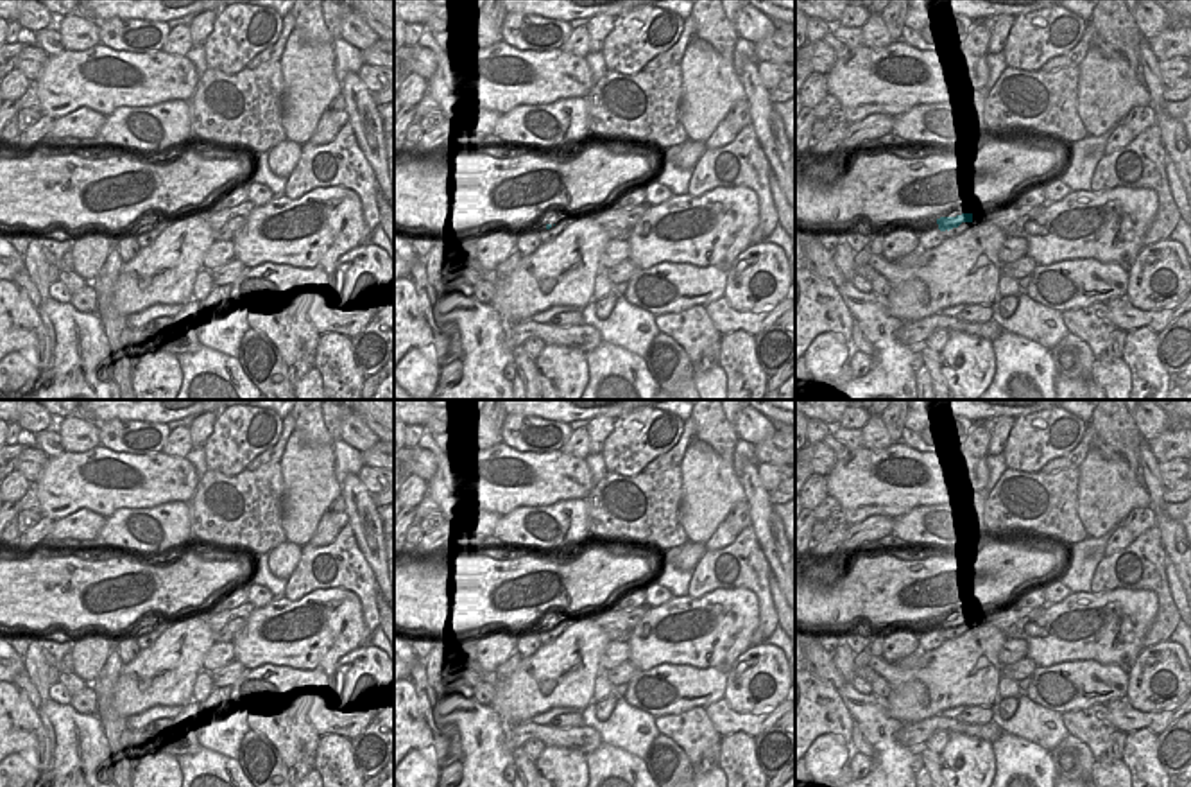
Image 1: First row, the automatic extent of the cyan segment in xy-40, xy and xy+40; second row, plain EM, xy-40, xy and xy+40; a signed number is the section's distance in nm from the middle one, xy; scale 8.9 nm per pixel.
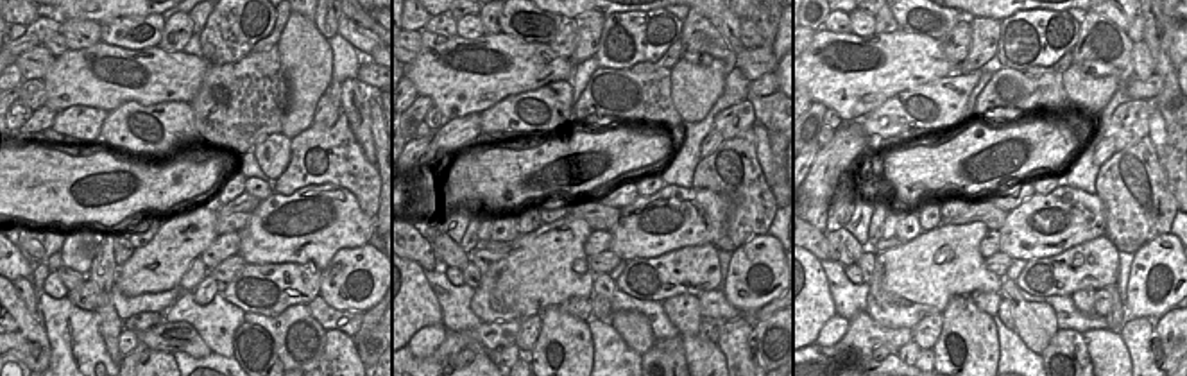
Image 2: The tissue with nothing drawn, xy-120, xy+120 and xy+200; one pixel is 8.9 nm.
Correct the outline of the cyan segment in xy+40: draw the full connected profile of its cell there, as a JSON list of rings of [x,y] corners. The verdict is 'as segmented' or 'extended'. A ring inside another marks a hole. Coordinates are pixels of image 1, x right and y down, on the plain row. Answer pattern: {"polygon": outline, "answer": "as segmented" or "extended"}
{"polygon": [[[973,615],[937,620],[938,631],[944,635],[944,642],[962,636],[971,627],[971,624]]], "answer": "extended"}

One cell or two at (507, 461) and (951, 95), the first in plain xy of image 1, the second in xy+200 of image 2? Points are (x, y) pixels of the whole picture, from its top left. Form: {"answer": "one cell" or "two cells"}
{"answer": "two cells"}

